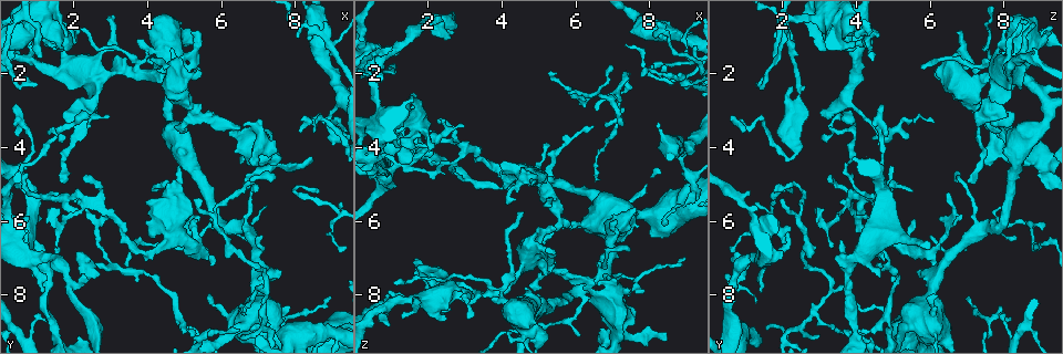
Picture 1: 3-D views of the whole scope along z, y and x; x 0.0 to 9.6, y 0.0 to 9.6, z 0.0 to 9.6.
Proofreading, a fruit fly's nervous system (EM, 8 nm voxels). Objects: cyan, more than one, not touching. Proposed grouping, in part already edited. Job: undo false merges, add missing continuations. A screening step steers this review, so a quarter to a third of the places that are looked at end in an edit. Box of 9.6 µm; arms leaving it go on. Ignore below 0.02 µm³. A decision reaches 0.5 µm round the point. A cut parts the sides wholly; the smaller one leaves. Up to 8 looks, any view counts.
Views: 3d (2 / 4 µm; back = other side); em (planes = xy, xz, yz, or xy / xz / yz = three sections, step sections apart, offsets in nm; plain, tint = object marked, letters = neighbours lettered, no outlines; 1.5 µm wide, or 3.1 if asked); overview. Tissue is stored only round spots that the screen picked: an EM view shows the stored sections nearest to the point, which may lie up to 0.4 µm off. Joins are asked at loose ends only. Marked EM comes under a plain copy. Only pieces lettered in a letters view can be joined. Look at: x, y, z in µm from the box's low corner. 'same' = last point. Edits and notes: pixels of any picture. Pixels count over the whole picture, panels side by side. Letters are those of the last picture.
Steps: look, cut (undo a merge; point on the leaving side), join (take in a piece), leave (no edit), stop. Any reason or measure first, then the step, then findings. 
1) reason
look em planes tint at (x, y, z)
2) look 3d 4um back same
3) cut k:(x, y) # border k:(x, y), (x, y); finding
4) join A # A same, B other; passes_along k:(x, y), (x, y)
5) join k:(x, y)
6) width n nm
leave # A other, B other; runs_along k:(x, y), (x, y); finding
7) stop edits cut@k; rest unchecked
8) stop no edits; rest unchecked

thin neck
look em xz step 4 tint at (4.05, 7.45, 5.10)

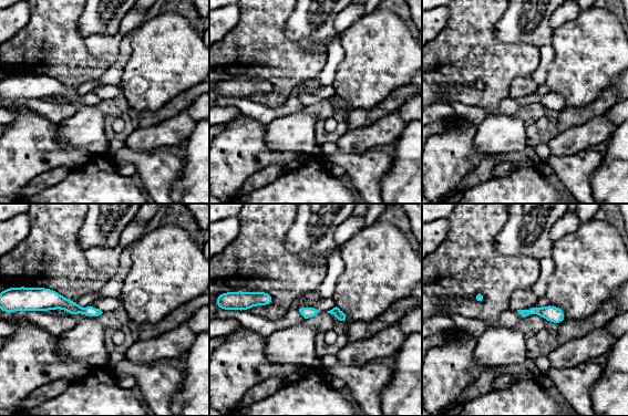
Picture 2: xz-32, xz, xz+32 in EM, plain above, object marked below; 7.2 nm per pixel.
cut it another way
look em planes letters same

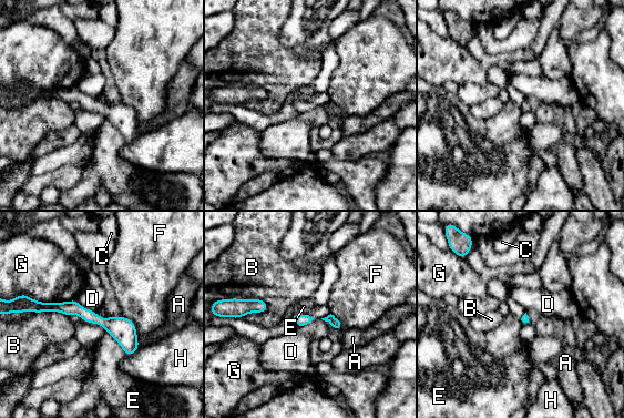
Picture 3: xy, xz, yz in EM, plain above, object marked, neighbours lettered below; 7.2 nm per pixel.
longest_contact G 380 nm
leave # A other, B other, C other, D other, E other, F other, G other, H other; runs_along 3:(32, 305), (74, 307), (135, 346); continuous, no second neuron

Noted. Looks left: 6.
free end
look em planes letters at (5.80, 7.15, 6.15)

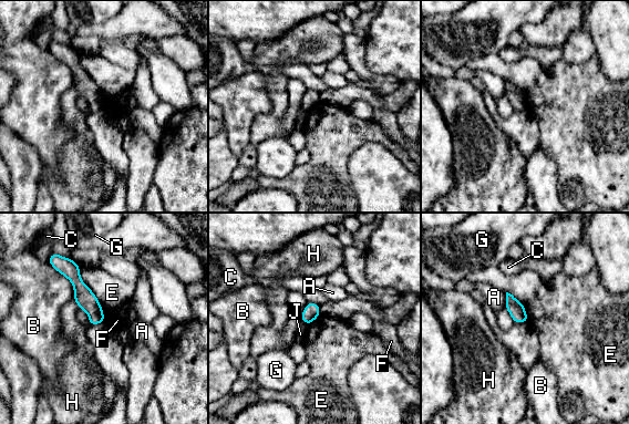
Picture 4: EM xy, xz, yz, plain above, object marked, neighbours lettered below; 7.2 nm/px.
leave # A other, B other, C other, E other, F other, G other, H other, J other; runs_along 4:(68, 262), (83, 296), (101, 320); no lettered piece goes on from it

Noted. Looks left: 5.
look em yz step 8 tint at (1.85, 7.75, 0.65)

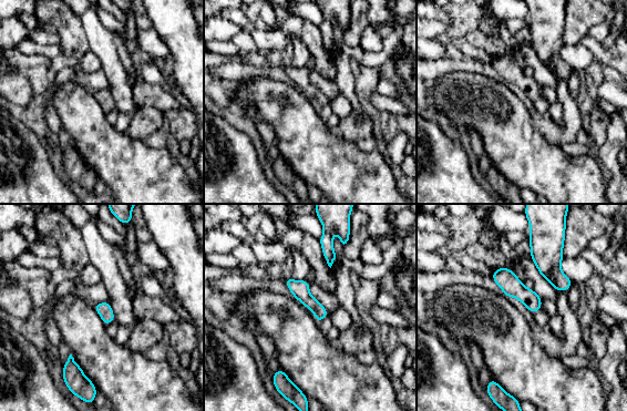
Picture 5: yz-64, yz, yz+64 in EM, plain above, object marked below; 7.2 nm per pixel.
look em planes letters same

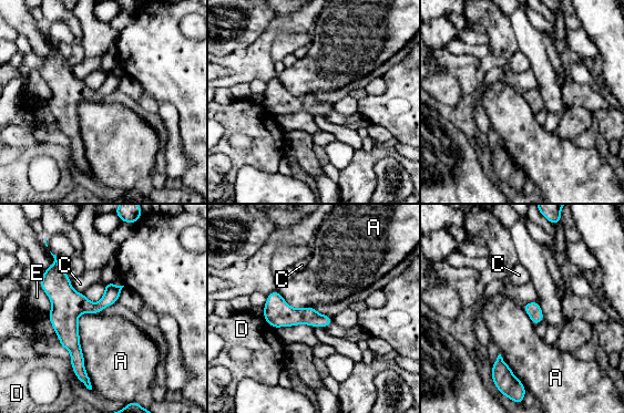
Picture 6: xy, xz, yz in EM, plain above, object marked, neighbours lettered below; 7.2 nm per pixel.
width 200 nm; longest_contact A 500 nm
leave # A other, C other, D other, E other; one neuron here

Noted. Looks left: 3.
branch stops here
look em xz step 8 letters at (4.85, 4.55, 5.00)

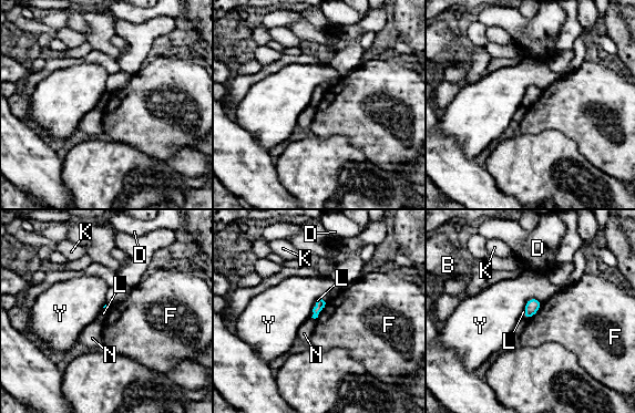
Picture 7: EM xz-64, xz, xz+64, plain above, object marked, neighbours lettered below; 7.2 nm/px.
look em planes letters same

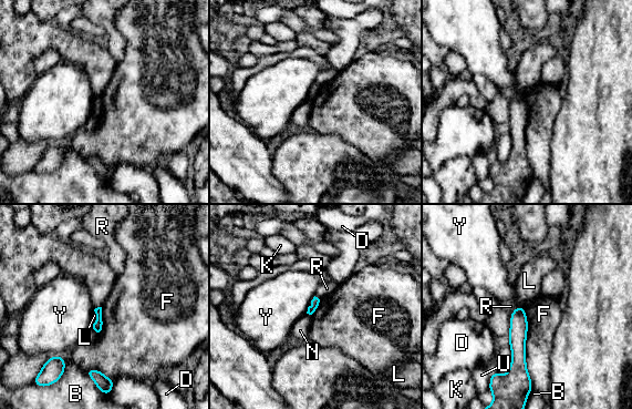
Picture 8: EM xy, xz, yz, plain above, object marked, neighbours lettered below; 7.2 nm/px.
leave # B other, D other, F other, K other, L other, N other, R other, U other, Y other; runs_along 8:(519, 308), (518, 370), (522, 377); none of them fits

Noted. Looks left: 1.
stop no edits; rest unchecked

